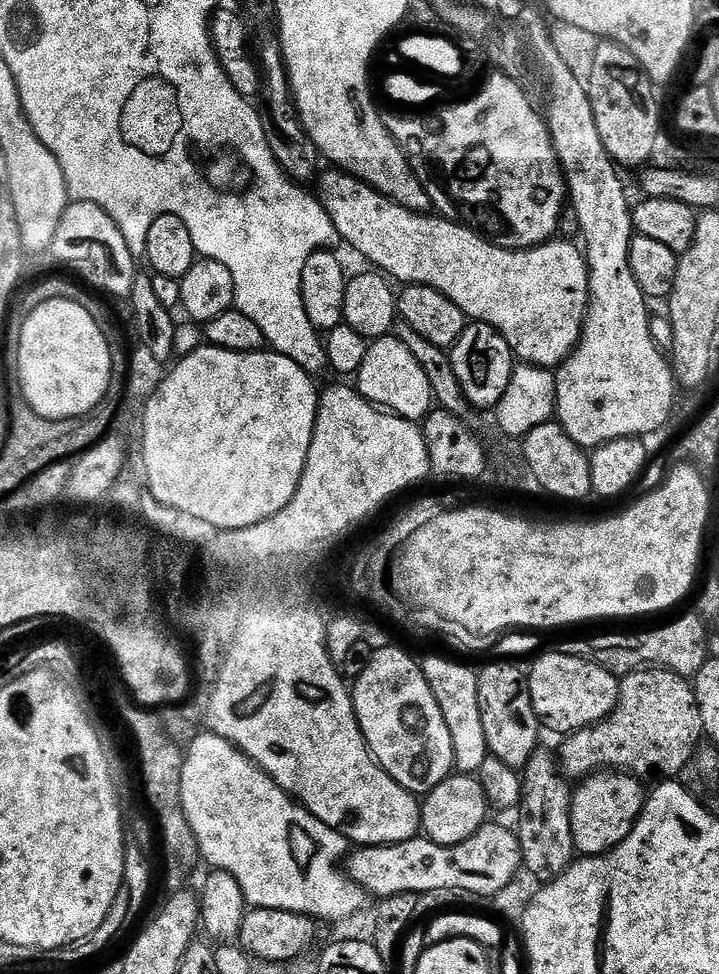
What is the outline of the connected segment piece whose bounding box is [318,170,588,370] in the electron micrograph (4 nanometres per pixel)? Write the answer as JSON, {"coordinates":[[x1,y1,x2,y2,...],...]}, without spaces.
{"coordinates":[[343,170,331,171,332,172,324,173,321,171,319,173,318,181,320,180,320,192,318,191,318,199,320,203,324,205,326,214,330,214,330,222,334,222,334,230,336,231,337,237,339,237,343,243,353,247,354,250,358,250,360,254,364,254,369,265,371,265,373,269,387,274,393,281,395,281,394,279,401,280,401,285,404,286,421,284,427,288,438,290,446,298,450,298,450,302,454,302,454,306,458,306,463,310,465,317,467,317,469,321,480,321,496,328,497,331,500,332,502,338,509,344,509,348,515,359,523,362,525,365,533,368,555,370,568,359,569,353,576,348,576,343,580,341,580,331,584,328,584,313,588,308,588,262,585,253,581,251,577,245,576,249,568,240,553,238,547,240,544,244,535,244,532,248,502,248,499,244,481,236,479,232,457,221,441,218,439,215,436,215,437,217,415,216,415,214,408,209,408,206,397,202,391,196,383,196,379,190,370,187,366,182,362,182,357,176,352,176]]}

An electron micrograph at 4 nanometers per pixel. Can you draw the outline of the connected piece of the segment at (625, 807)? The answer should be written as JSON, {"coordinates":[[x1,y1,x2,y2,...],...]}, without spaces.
{"coordinates":[[597,770,591,773,581,784,584,785,571,793,572,836,575,851,584,856,600,856,628,837,632,825,635,824,644,808,646,788,635,776,619,770]]}

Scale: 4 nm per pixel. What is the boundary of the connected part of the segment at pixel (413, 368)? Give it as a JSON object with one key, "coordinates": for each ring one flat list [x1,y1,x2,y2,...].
{"coordinates":[[392,334,369,343,366,358,362,358,362,366,356,371,354,384,369,404,387,410,393,416,401,416,403,420,423,421,434,408,432,387,430,378,426,378,426,370,422,370,414,354,410,354,410,350,406,350,406,346,402,346,402,342]]}

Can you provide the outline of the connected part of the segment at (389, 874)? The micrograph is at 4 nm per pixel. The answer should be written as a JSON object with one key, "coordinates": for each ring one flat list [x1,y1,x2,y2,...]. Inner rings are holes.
{"coordinates":[[486,822,466,842,450,847,442,847,425,836,396,844,362,846,347,855,344,868,350,880,379,899,402,894,423,896,442,890,492,898,513,880,523,865,516,834,510,828,492,823]]}

